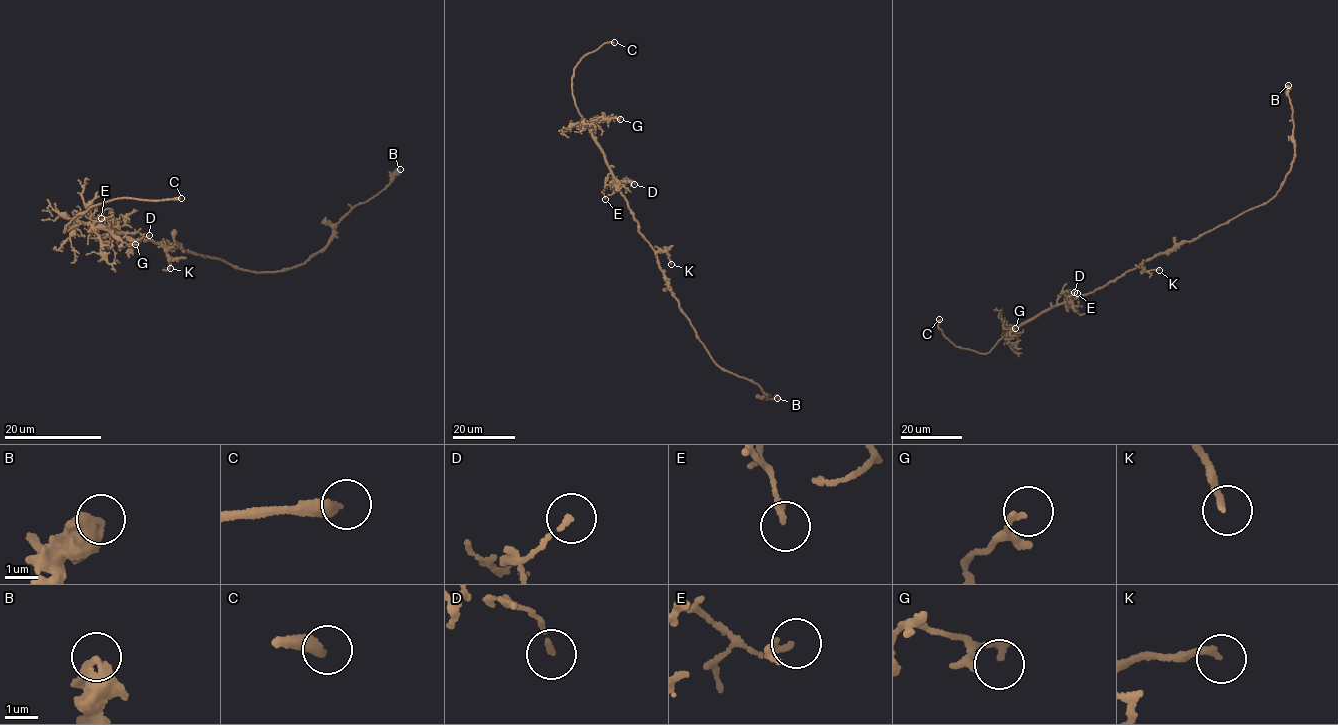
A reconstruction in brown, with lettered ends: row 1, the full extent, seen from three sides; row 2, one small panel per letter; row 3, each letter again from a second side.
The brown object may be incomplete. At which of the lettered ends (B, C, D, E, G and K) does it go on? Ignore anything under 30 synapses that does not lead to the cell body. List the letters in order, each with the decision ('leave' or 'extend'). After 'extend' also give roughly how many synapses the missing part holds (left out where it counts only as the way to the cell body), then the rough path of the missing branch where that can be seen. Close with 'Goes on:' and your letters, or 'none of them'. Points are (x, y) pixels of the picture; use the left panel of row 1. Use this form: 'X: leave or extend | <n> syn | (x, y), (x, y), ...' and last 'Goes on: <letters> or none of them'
B: leave
C: extend | (181, 198), (206, 197), (221, 207)
D: leave
E: leave
G: leave
K: leave
Goes on: C

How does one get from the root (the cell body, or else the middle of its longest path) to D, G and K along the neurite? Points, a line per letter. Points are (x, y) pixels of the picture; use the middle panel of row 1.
D: (656, 255), (639, 233), (617, 183), (629, 179), (634, 184)
G: (656, 255), (639, 233), (590, 126), (611, 115), (620, 119)
K: (656, 255), (659, 250), (665, 252), (671, 264)

